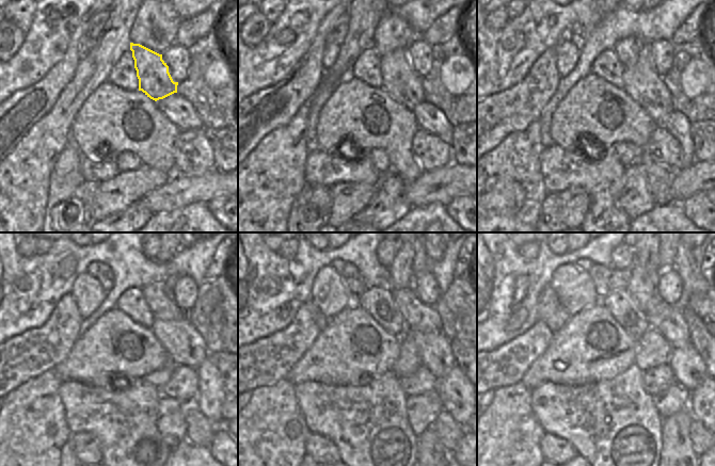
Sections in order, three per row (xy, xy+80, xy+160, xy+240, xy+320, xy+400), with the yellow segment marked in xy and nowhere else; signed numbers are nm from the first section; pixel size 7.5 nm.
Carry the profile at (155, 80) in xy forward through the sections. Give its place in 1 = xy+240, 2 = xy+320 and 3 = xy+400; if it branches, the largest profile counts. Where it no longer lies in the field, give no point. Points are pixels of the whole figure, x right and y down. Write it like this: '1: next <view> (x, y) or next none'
1: next xy+240 (185, 346)
2: next xy+320 (435, 351)
3: next xy+400 (688, 368)

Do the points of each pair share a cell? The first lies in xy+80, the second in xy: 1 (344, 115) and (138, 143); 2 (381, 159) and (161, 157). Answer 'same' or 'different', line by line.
1: same
2: different

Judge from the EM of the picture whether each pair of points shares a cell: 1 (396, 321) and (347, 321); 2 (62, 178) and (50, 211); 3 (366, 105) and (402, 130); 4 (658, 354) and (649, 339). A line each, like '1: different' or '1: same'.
1: different
2: same
3: same
4: same

